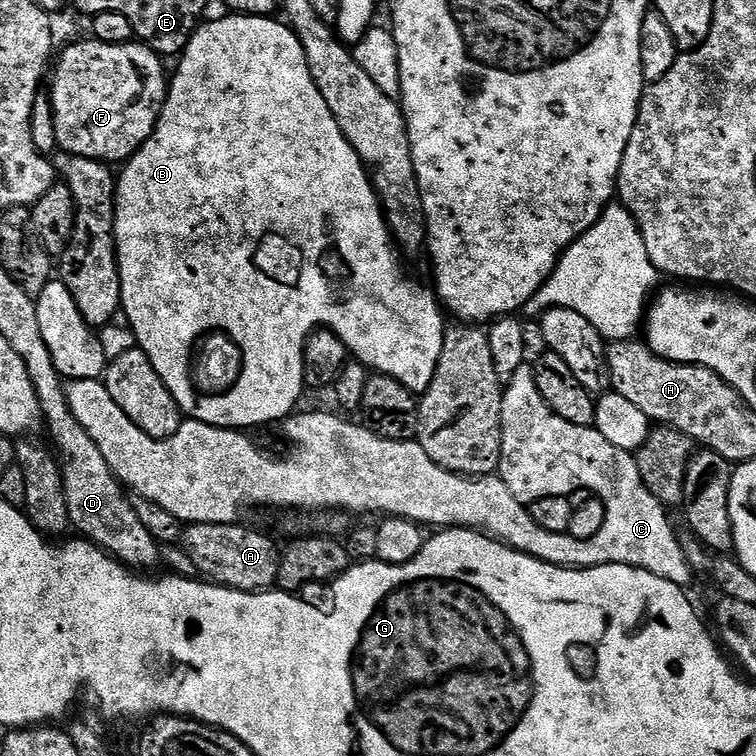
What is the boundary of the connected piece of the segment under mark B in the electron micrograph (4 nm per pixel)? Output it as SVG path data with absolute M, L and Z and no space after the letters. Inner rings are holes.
M224 14L221 20L212 20L209 24L204 22L197 27L179 57L180 65L176 68L176 76L174 72L171 77L168 96L154 126L154 134L150 134L148 141L126 161L124 173L119 173L116 182L116 261L120 271L123 319L135 334L139 348L146 358L150 358L150 366L158 370L158 378L166 382L166 390L170 390L174 402L178 402L181 413L215 428L252 430L248 428L272 424L275 420L280 422L293 415L297 407L295 404L300 400L300 391L306 388L304 344L308 335L317 328L331 330L365 369L402 382L402 386L414 394L422 394L428 389L434 378L434 370L438 370L438 358L442 358L446 331L442 305L429 285L428 288L424 284L416 285L404 273L400 265L401 253L393 241L392 231L388 229L372 179L368 177L368 169L358 158L354 146L346 142L334 114L330 114L330 106L326 106L326 98L318 94L302 42L287 23L277 20L272 16ZM213 326L234 330L236 340L244 344L244 380L236 384L236 392L232 392L232 396L220 396L220 400L200 400L196 404L196 396L192 396L192 388L188 388L188 343L192 336L196 336L198 329Z

